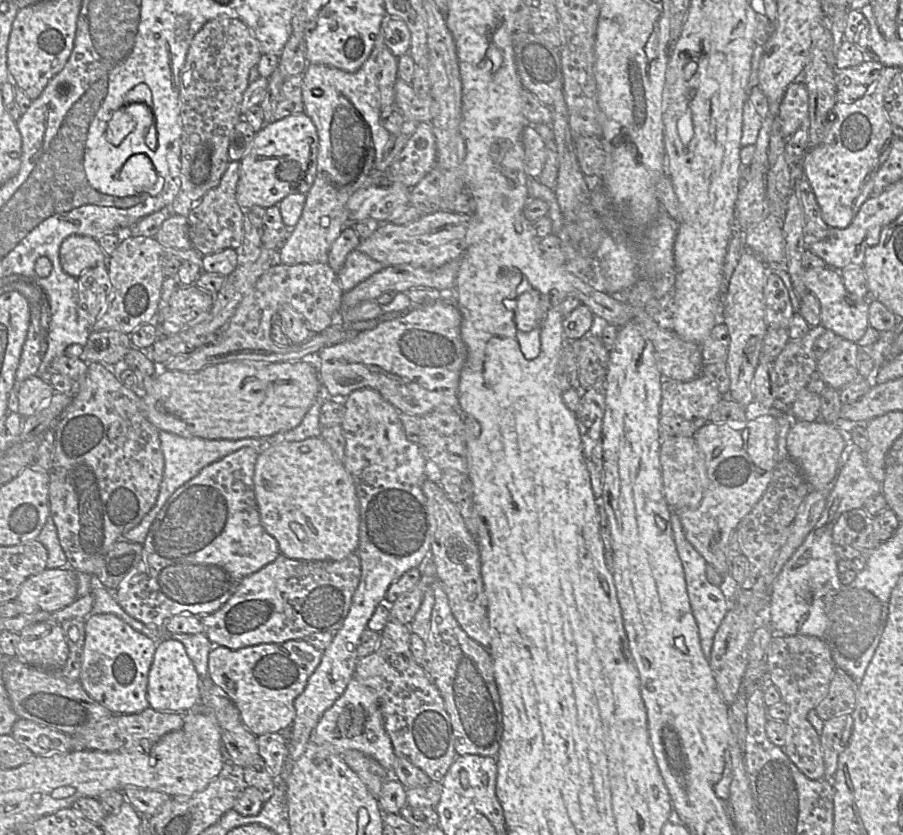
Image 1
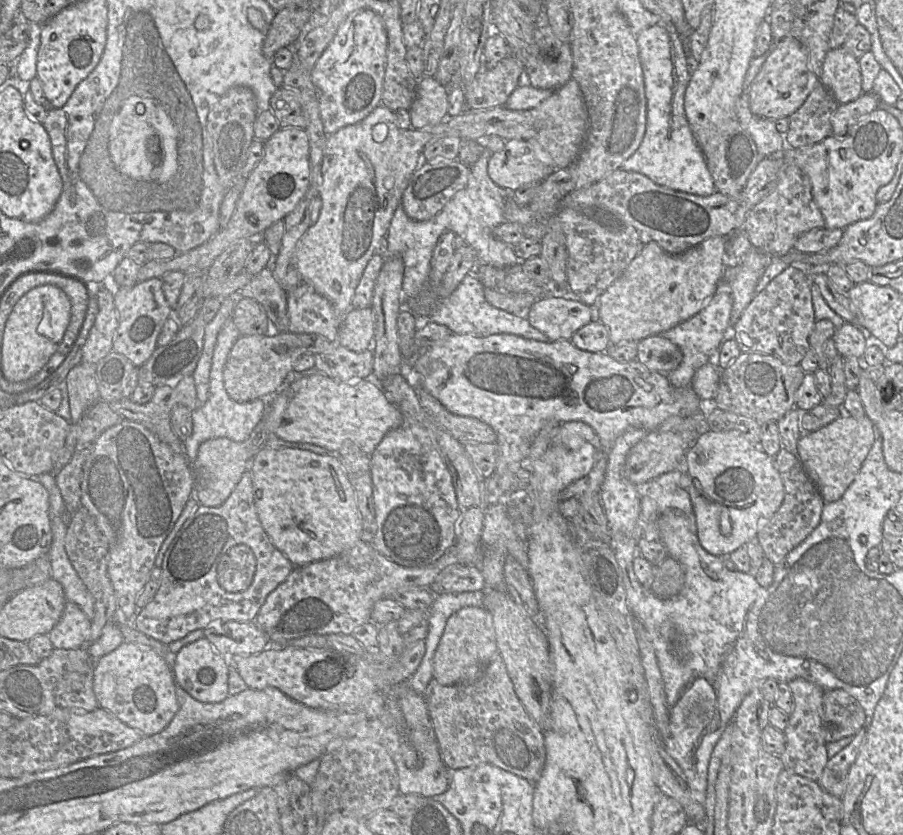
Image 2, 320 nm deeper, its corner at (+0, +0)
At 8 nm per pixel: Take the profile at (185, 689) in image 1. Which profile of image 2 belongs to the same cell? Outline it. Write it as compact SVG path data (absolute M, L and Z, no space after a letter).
M206 638L198 639L182 647L175 654L171 667L174 681L192 698L203 703L218 703L228 694L228 668L231 659L219 654Z

